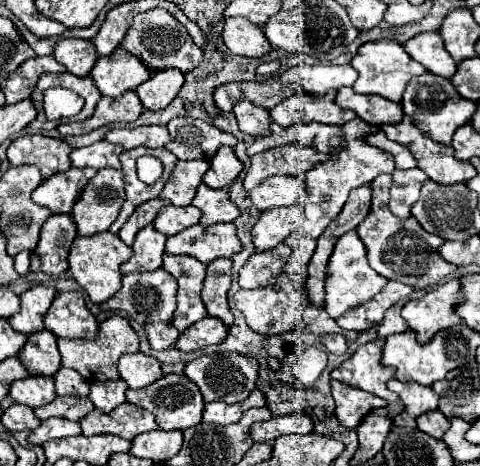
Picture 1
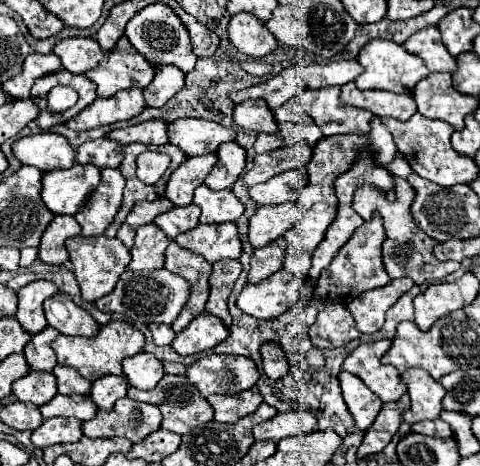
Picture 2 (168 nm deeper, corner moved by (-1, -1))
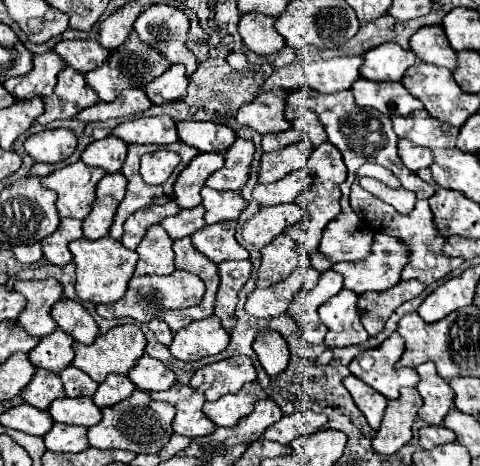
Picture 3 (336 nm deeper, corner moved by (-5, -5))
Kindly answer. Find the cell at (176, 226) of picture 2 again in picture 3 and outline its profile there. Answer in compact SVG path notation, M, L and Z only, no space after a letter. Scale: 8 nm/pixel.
M197 206L197 208L191 208L191 210L181 210L177 216L165 218L161 222L161 228L173 240L185 238L185 236L191 236L193 232L197 232L197 230L201 230L205 226L203 214L205 214L205 208L203 206Z

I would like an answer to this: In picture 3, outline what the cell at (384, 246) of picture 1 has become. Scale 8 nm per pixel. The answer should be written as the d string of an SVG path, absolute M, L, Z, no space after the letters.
M364 164L359 168L353 186L351 186L351 206L353 206L353 210L359 214L359 218L365 220L369 226L381 226L379 232L387 232L389 236L395 236L397 240L401 240L401 242L407 246L409 262L405 264L405 268L403 268L403 272L401 272L401 278L403 278L403 280L415 278L415 280L419 280L419 282L423 282L423 284L433 284L435 280L447 278L453 270L457 270L457 268L463 264L461 258L447 258L447 256L443 254L443 242L445 242L445 240L441 240L441 236L435 234L437 230L433 228L431 208L429 208L427 200L419 200L419 202L415 204L415 210L413 210L411 214L399 214L391 204L385 204L385 202L379 200L377 196L373 196L373 194L369 194L367 190L363 190L358 182L358 175L377 178L377 180L381 180L383 184L387 184L387 186L391 186L393 189L400 187L400 181L394 174L391 174L389 170L381 168L380 165Z

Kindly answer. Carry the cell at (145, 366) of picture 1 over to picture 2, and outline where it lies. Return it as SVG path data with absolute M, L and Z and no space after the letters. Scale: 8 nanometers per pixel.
M139 352L131 358L125 358L123 372L129 384L139 390L151 390L165 376L161 360L157 360L155 356L149 356L147 352Z

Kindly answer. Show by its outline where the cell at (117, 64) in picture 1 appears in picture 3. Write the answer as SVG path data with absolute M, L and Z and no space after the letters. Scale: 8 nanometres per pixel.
M135 32L129 34L129 38L109 54L109 58L105 60L103 68L97 68L97 70L91 70L89 74L85 74L85 80L89 86L95 88L97 96L103 100L103 102L111 102L117 98L117 94L125 88L143 88L145 84L149 84L151 80L155 80L157 76L161 76L167 68L169 68L169 60L165 60L161 54L153 52L149 46L141 44L139 36Z

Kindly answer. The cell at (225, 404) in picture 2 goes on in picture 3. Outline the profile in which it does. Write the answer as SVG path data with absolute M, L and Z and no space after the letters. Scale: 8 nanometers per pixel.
M249 382L237 394L225 394L215 402L205 402L203 410L217 426L235 426L243 416L251 414L253 406L263 398L267 398L267 394L261 384Z

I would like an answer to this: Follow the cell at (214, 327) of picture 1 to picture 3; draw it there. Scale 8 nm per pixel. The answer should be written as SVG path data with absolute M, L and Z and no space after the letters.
M215 316L191 322L183 330L175 332L175 338L169 346L169 352L183 362L193 362L205 356L223 352L229 344L229 334Z

